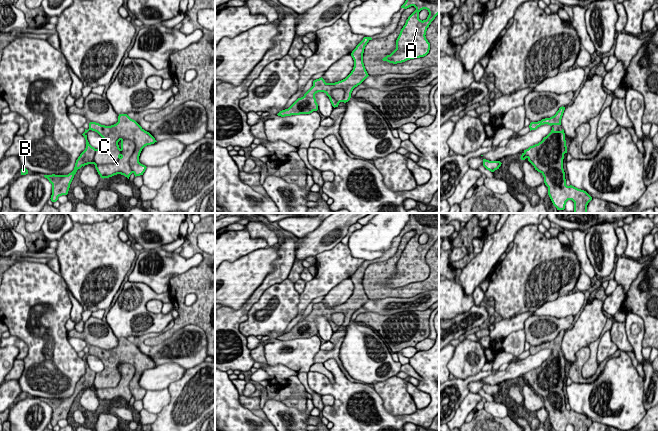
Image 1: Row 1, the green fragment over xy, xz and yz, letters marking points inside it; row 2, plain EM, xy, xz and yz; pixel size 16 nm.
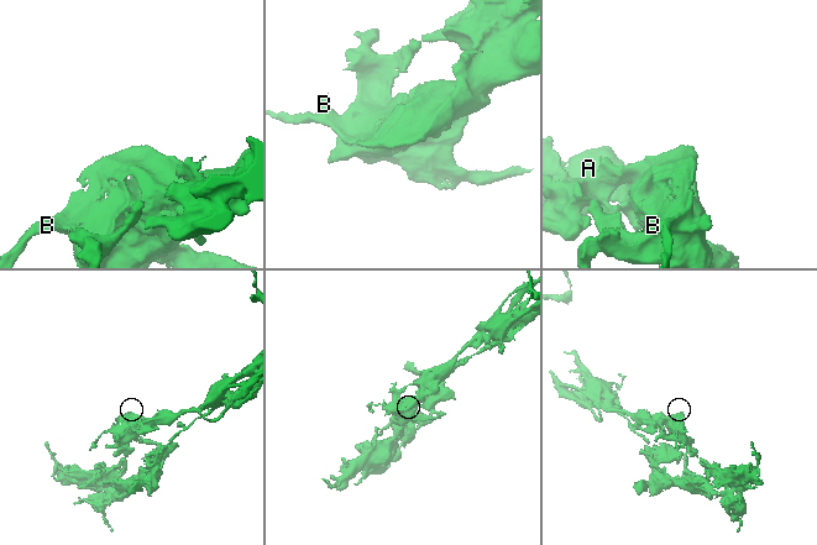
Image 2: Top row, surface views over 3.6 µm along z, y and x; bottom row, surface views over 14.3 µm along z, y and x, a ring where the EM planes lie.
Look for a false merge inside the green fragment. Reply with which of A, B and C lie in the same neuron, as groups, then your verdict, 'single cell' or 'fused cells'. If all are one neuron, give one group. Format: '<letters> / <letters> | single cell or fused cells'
A B C | single cell

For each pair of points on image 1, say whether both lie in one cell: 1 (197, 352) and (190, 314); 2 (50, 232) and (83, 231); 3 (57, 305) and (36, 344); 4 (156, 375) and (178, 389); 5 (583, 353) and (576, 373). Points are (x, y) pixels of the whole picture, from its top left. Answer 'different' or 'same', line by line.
1: different
2: different
3: same
4: different
5: same

